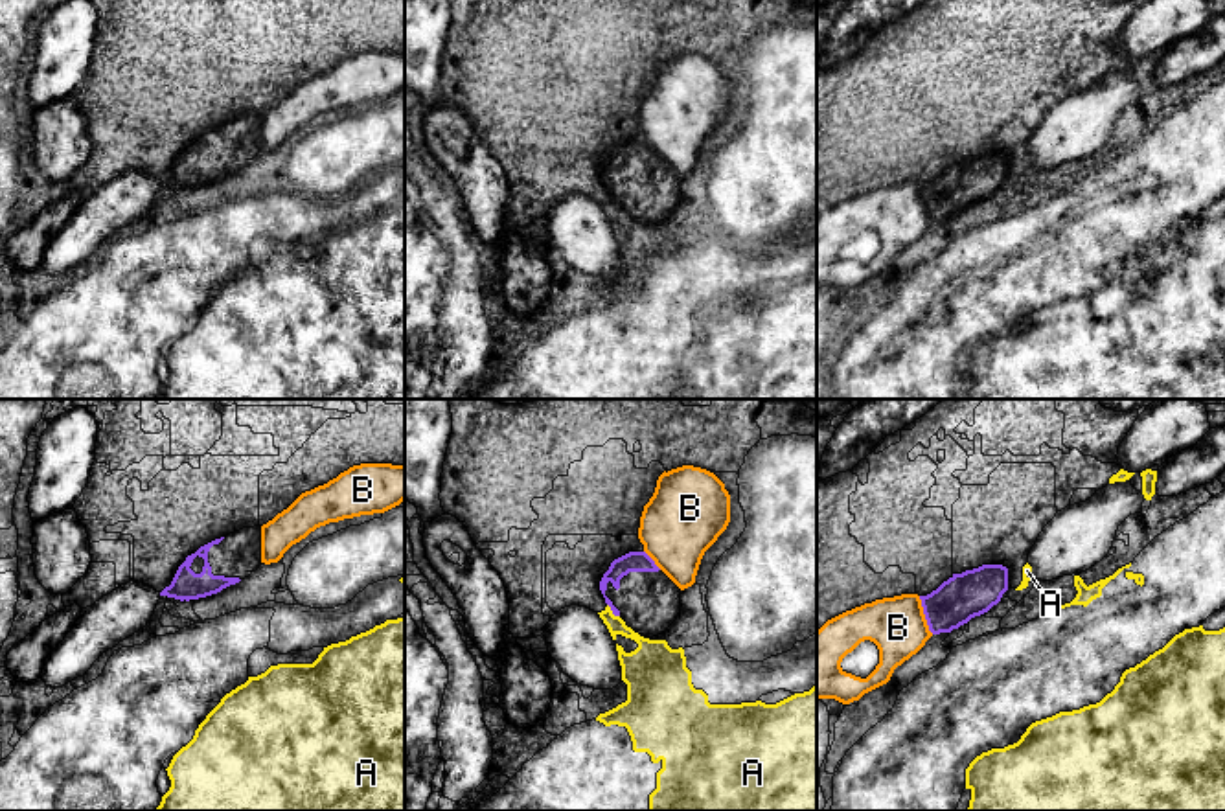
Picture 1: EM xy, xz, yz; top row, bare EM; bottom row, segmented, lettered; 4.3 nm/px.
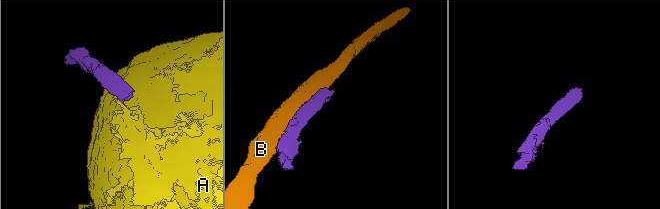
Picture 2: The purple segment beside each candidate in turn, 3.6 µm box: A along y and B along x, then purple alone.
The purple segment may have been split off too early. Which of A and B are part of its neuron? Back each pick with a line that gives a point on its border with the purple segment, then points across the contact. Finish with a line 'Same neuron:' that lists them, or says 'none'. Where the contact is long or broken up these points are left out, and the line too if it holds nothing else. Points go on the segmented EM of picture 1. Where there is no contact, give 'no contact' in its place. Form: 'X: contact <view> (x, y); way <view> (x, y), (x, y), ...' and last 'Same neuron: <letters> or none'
Same neuron: none

